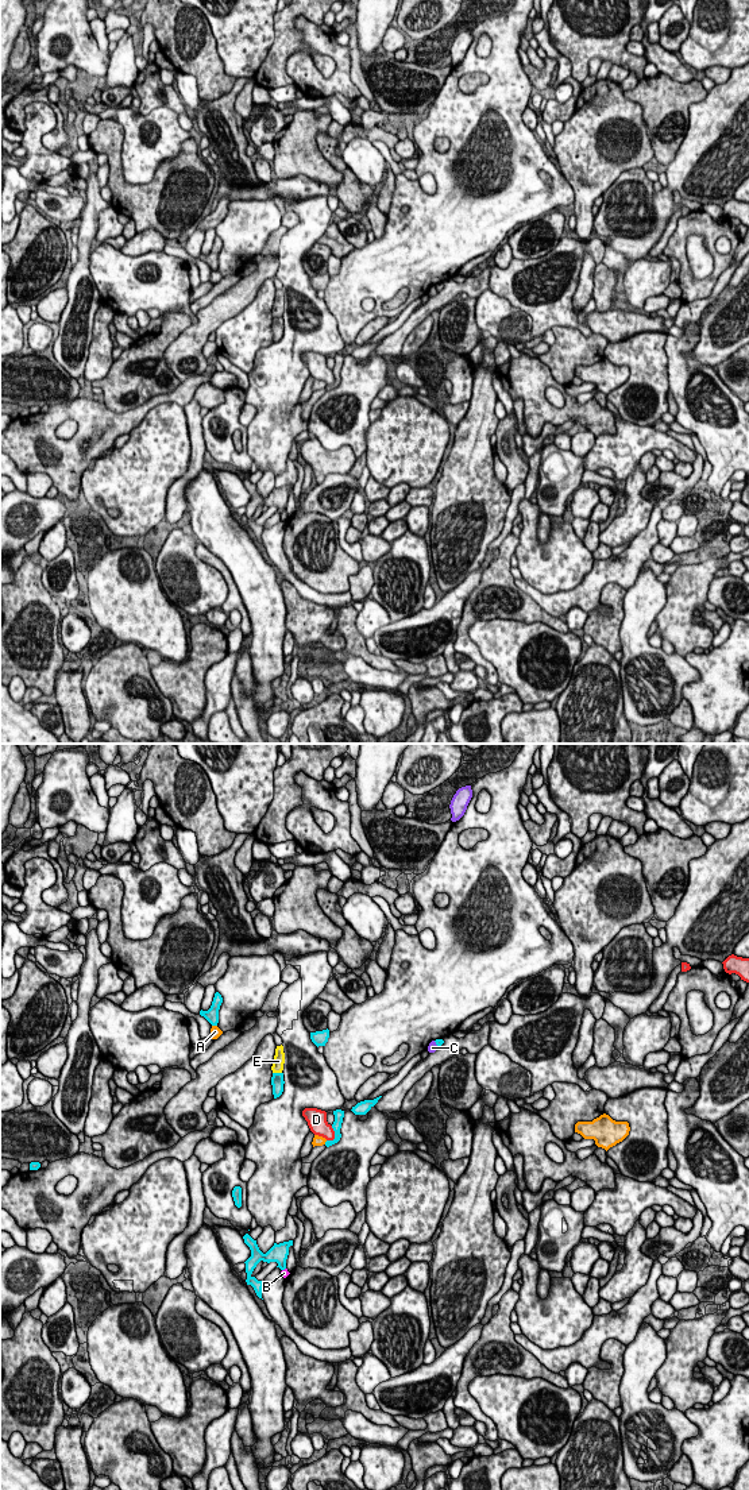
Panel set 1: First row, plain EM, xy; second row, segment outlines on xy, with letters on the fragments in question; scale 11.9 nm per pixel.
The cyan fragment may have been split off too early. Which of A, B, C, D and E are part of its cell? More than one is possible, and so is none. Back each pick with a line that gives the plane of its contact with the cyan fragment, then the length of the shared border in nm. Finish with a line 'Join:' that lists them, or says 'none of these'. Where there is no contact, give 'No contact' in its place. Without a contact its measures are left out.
B: Touches cyan in xy. Shared border 60 nm
Join: B

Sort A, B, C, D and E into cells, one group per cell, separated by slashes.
A / B / C / D / E

